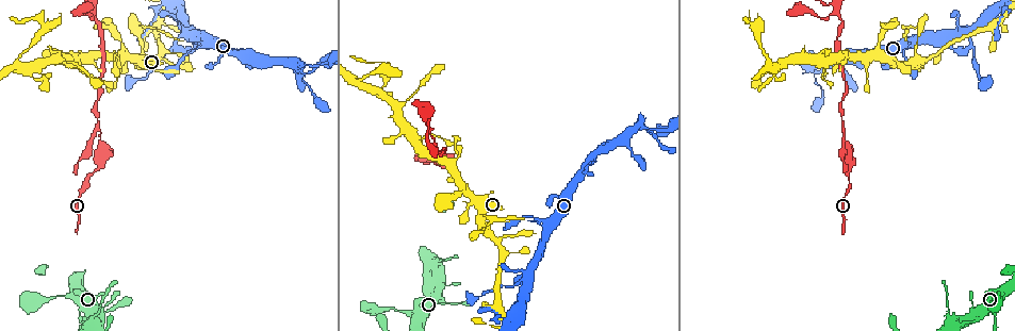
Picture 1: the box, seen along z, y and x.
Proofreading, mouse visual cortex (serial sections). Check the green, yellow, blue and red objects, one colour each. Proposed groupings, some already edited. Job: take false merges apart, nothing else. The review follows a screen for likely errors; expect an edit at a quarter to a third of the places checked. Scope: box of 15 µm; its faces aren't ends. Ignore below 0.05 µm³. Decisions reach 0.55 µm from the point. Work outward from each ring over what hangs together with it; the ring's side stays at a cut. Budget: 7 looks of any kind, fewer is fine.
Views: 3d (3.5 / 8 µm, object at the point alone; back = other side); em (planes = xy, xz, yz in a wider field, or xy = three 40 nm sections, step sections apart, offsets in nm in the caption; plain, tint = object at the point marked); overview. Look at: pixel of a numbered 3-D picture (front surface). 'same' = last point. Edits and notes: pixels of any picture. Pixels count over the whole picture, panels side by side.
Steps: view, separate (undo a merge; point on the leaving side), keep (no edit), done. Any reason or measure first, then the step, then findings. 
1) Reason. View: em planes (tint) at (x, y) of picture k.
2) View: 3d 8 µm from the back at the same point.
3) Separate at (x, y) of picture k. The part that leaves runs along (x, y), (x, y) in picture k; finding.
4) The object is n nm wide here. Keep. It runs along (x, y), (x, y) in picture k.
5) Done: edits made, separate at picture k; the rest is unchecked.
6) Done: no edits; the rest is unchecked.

Three-way junction. View: 3d 3.5 µm at (845, 129) of picture 1.

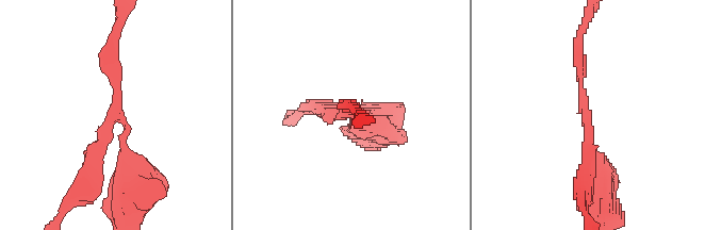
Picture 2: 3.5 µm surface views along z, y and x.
3 arms meet here; the arms are 150, 200, 300 nm wide; now the EM. View: em xy step 3 (tint) at (118, 116) of picture 2.

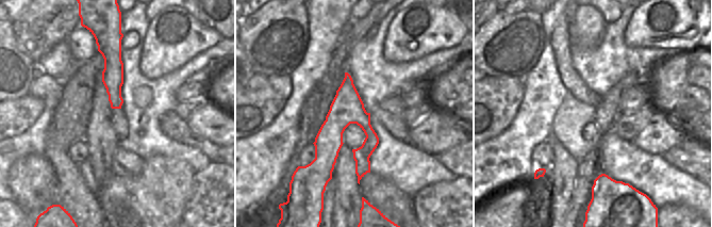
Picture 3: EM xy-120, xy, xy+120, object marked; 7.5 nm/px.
The object is 240 nm wide here. Keep. It runs along (129, 181), (110, 47) in picture 2; one cell here.

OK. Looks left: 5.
Three arms meet. View: 3d 3.5 µm at (55, 58) of picture 1.

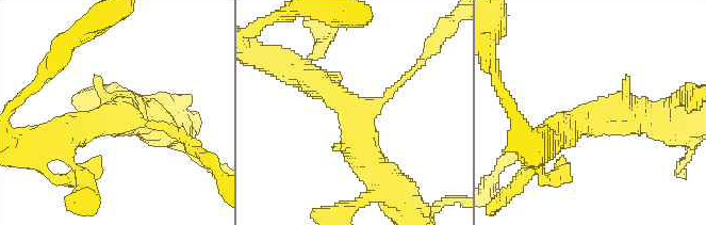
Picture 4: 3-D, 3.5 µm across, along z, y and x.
View: em xy step 1 (tint) at (359, 118) of picture 4.

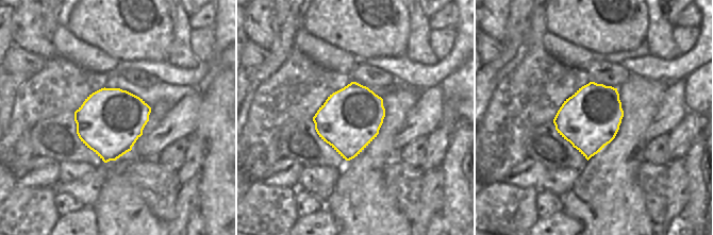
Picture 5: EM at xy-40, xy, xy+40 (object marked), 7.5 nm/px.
Keep. It runs along (381, 177), (355, 111), (306, 76) in picture 4; all the same cell.

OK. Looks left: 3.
Thin neck. View: 3d 3.5 µm at (918, 36) of picture 1.

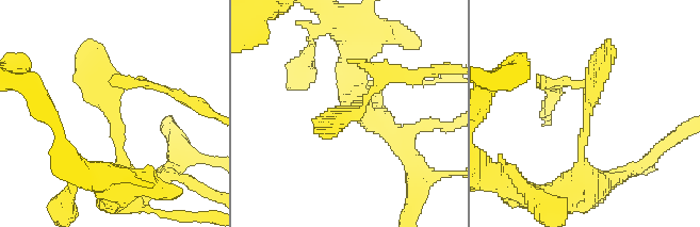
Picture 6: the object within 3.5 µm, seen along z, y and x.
View: em xy step 5 (tint) at (585, 112) of picture 6.

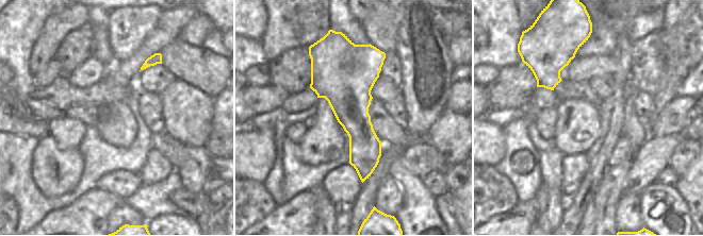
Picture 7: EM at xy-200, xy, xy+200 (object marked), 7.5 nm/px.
Keep. It runs along (119, 189), (119, 140), (93, 84), (93, 51) in picture 6; continuous, no second cell.

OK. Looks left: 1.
Done: no edits; the rest is unchecked.

